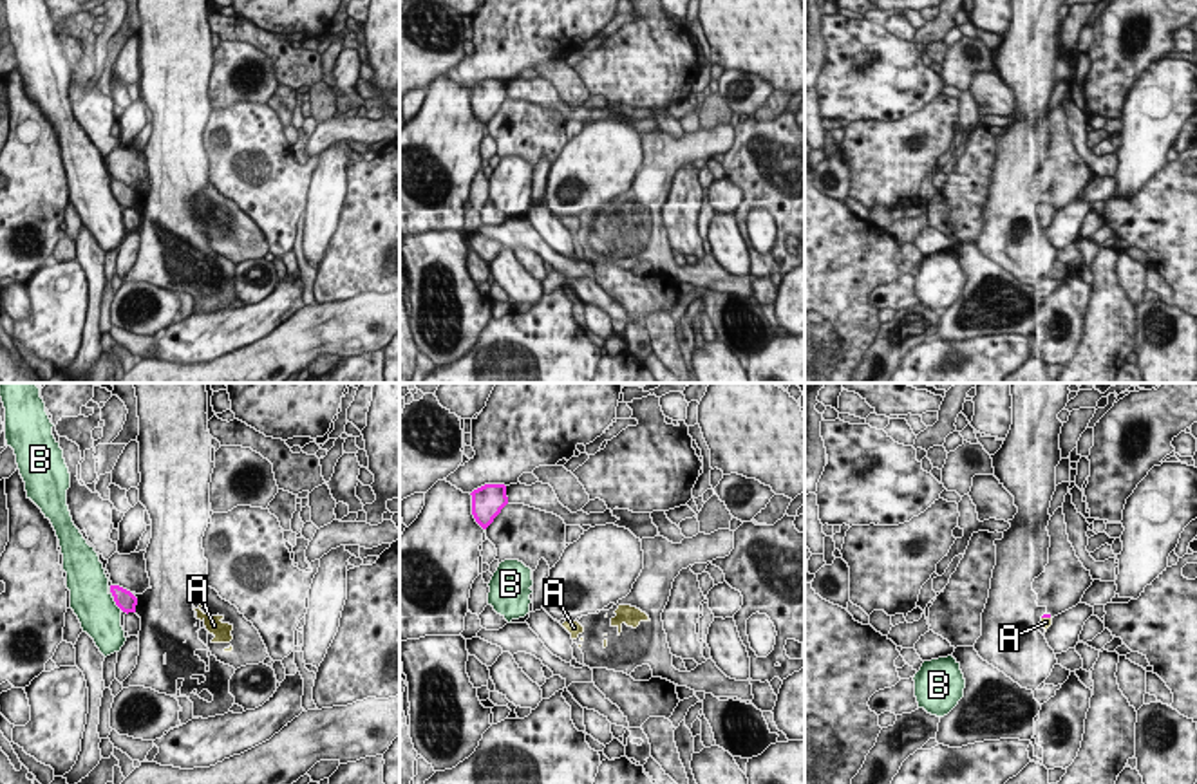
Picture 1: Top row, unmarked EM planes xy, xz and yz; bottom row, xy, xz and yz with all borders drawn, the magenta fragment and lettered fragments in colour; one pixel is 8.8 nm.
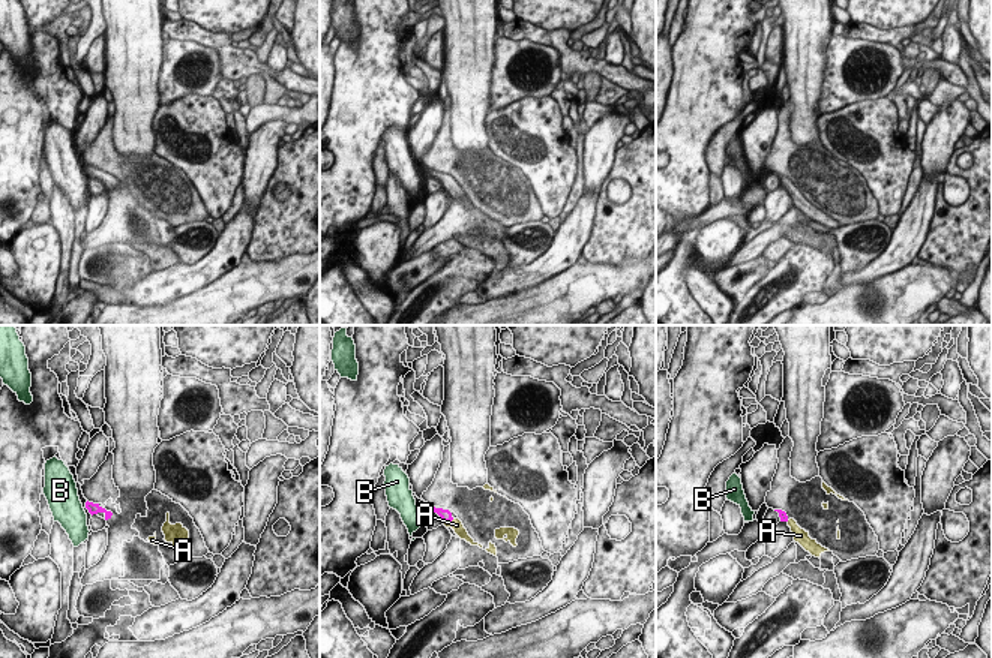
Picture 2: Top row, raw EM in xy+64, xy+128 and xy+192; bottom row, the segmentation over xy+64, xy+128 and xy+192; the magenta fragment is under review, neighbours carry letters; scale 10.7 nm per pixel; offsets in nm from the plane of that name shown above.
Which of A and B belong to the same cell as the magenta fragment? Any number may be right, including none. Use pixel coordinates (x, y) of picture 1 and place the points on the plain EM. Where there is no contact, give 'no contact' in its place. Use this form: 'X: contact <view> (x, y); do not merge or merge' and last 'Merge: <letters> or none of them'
A: contact yz (1046, 212); merge
B: contact xy (116, 199); do not merge
Merge: A

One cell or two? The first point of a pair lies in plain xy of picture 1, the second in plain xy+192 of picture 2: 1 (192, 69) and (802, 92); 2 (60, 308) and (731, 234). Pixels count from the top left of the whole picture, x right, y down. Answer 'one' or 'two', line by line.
1: one
2: one

